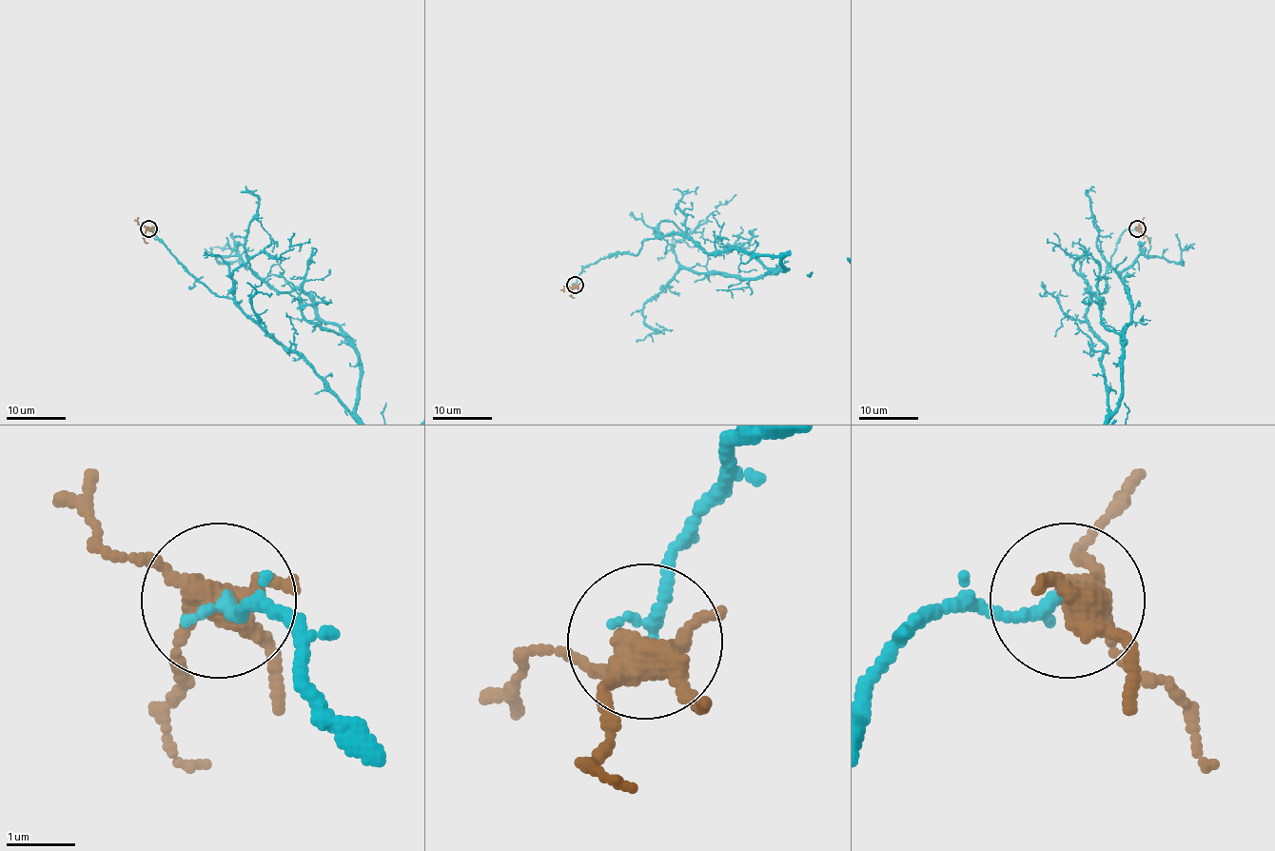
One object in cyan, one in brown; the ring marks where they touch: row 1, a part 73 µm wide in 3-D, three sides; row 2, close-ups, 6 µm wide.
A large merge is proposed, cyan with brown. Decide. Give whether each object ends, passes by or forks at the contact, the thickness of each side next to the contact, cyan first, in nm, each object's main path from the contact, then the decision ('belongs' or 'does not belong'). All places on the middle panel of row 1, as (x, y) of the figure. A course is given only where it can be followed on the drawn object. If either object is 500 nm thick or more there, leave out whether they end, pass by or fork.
cyan ends there; brown forks there; 180 nm thick on the cyan side, 360 nm on the other; brown runs (575, 286), (571, 289), (574, 297); does not belong

